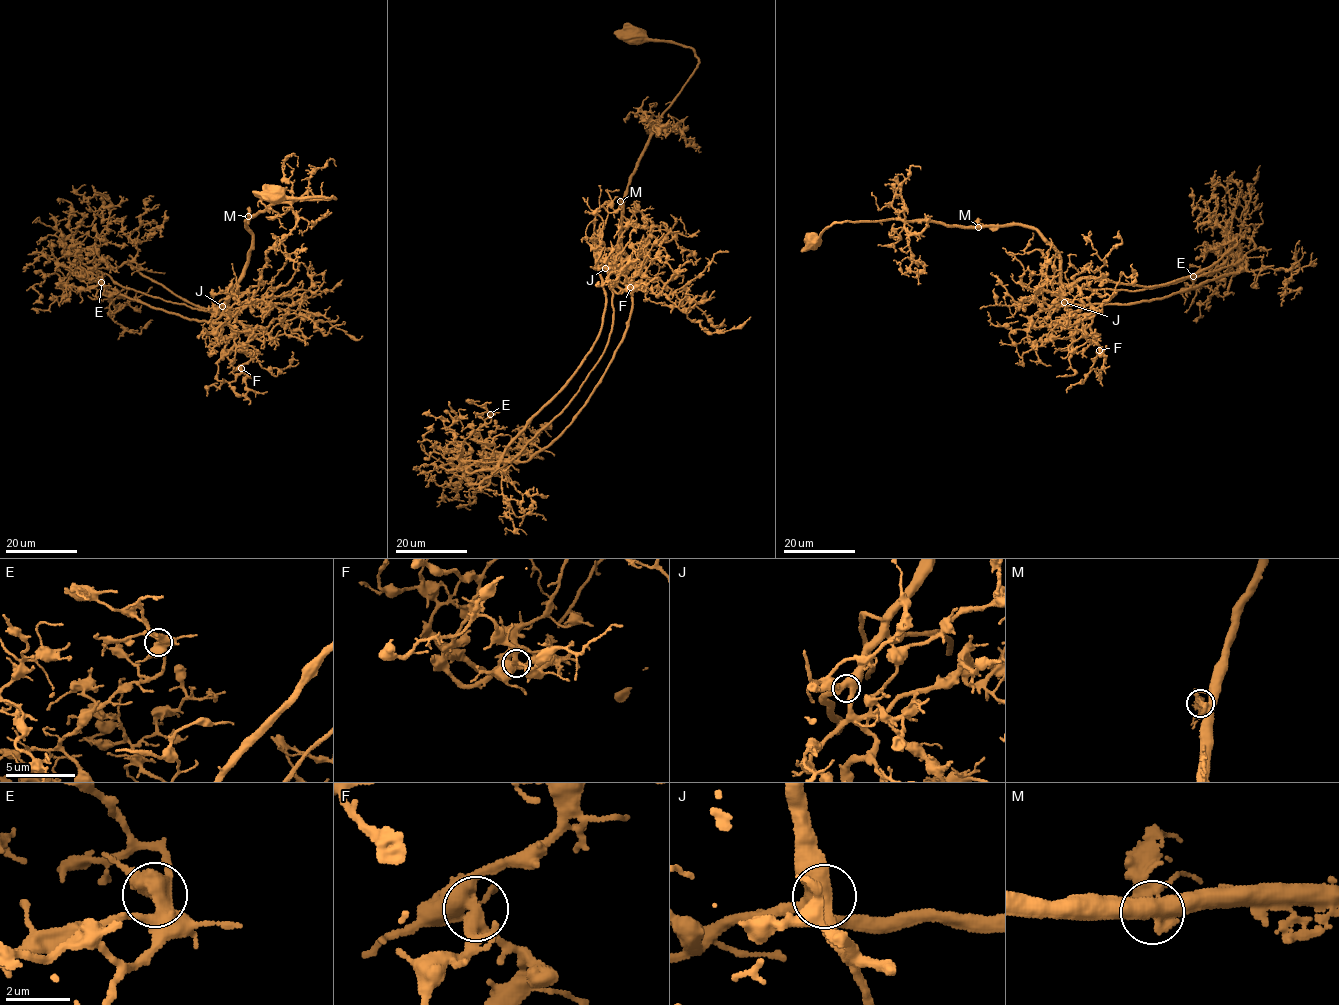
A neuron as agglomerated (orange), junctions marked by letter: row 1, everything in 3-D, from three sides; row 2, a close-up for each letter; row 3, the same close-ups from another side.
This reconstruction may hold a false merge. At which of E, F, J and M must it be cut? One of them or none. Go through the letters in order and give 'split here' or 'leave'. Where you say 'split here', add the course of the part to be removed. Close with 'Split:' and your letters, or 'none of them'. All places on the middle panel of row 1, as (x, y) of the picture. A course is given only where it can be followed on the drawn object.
E: leave
F: leave
J: leave
M: leave
Split: none of them

